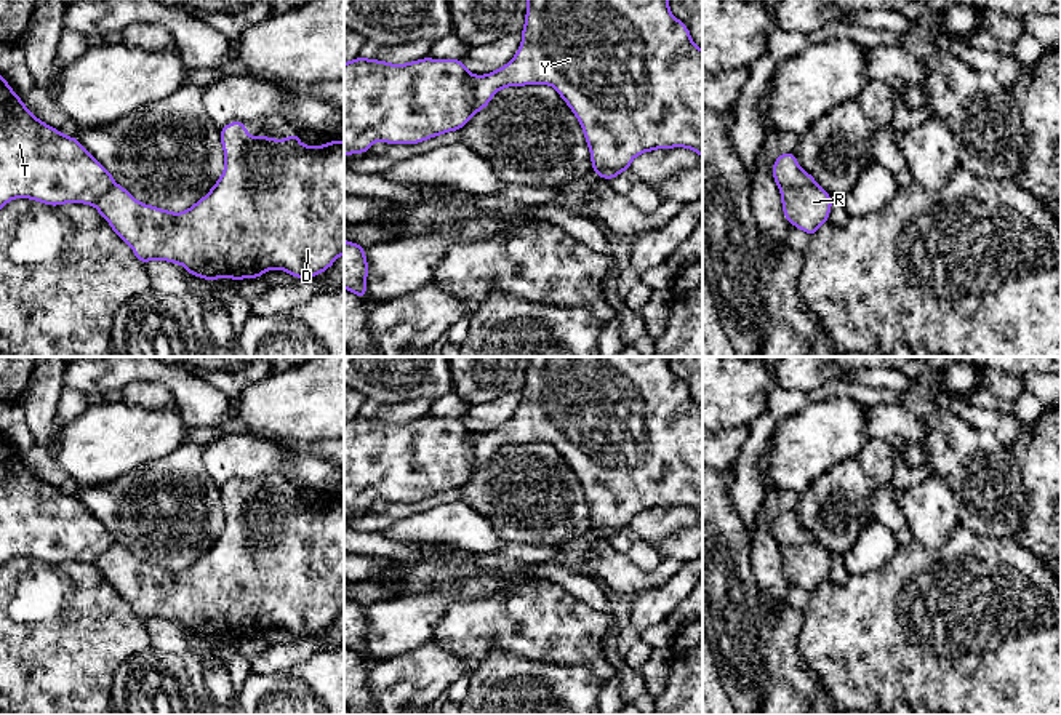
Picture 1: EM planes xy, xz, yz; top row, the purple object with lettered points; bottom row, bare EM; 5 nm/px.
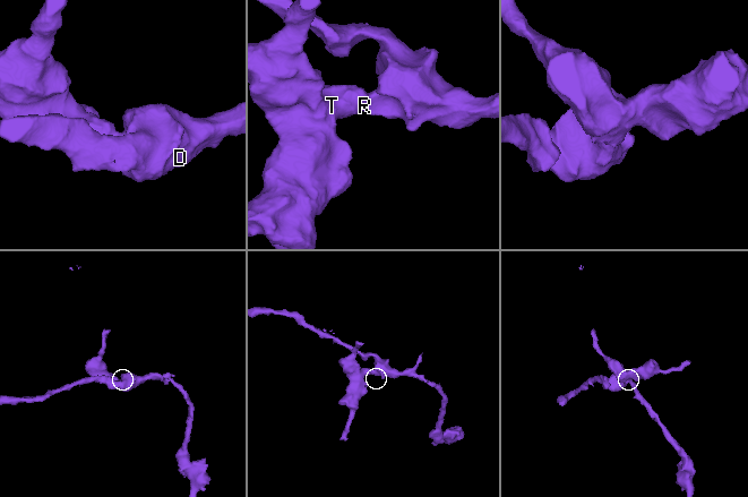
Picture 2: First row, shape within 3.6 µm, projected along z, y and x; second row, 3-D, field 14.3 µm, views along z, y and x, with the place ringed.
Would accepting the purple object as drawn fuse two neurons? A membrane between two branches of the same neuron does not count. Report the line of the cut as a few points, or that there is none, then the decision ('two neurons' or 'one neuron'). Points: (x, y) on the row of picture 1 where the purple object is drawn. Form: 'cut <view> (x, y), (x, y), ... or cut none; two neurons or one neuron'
cut xz (474, 75), (471, 114); two neurons

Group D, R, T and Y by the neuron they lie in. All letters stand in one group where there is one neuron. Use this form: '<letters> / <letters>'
D R Y / T

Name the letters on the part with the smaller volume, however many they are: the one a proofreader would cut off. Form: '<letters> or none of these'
T

